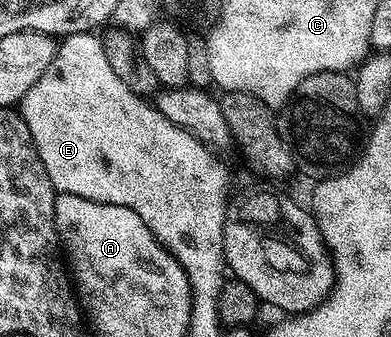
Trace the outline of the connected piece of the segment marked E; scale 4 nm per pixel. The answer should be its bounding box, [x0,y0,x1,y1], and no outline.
[20,33,228,244]

